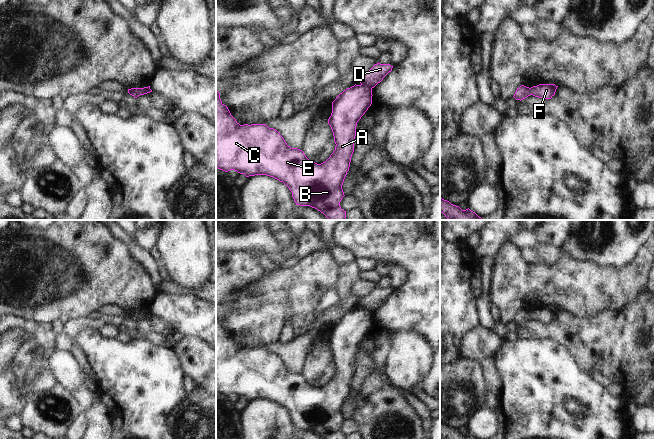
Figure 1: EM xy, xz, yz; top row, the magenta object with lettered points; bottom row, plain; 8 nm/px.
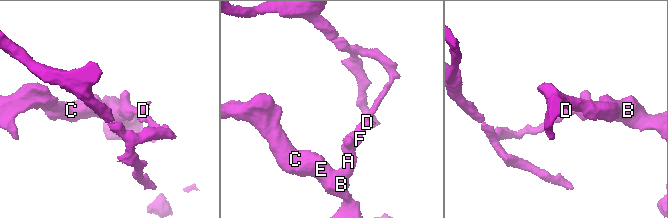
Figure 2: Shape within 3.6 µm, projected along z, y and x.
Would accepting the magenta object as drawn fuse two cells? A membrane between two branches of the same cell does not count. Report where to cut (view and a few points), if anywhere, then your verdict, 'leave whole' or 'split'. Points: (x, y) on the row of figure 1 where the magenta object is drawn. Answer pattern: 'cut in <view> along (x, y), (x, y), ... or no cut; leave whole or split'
cut in xz along (361, 84), (371, 88); split

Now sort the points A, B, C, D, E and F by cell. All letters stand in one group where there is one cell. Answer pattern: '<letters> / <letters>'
A B C E F / D

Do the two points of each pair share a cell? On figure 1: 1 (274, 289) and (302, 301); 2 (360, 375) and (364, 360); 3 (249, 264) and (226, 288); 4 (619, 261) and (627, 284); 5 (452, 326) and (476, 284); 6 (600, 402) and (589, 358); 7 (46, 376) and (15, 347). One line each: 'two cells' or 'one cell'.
1: one cell
2: one cell
3: one cell
4: two cells
5: two cells
6: two cells
7: one cell

